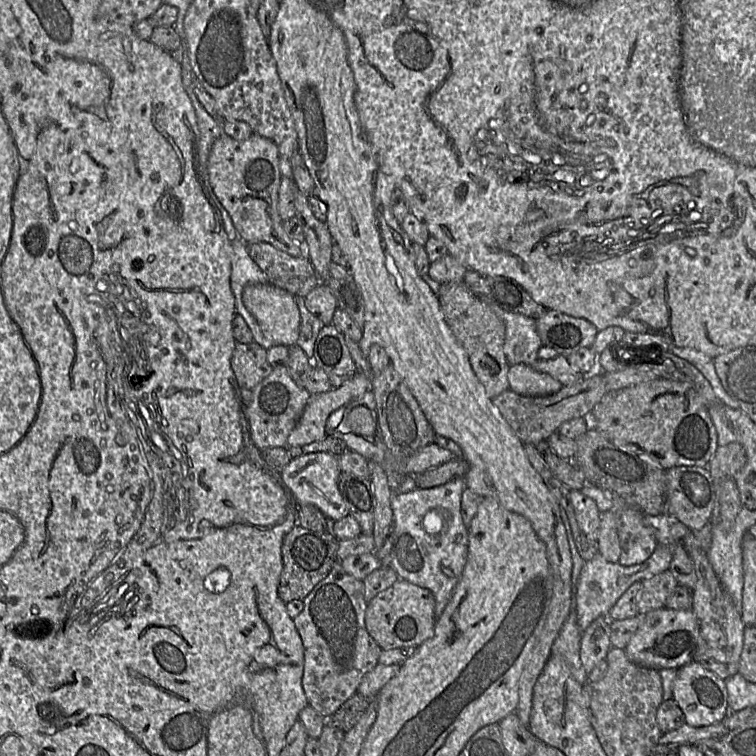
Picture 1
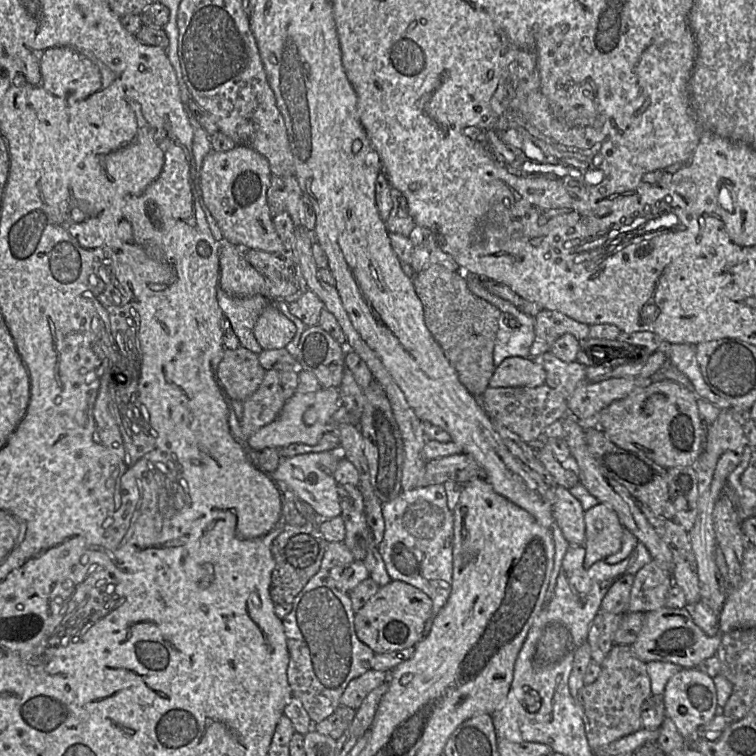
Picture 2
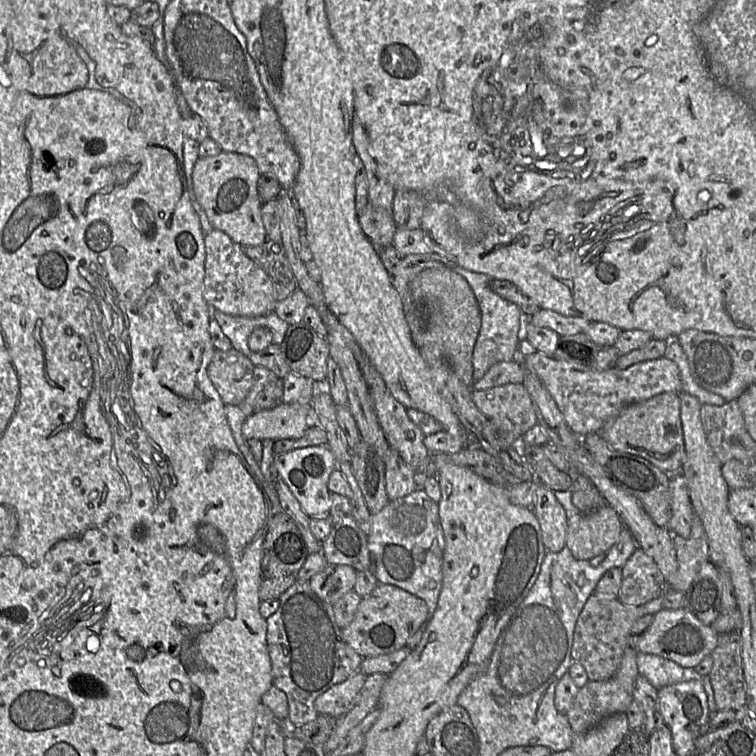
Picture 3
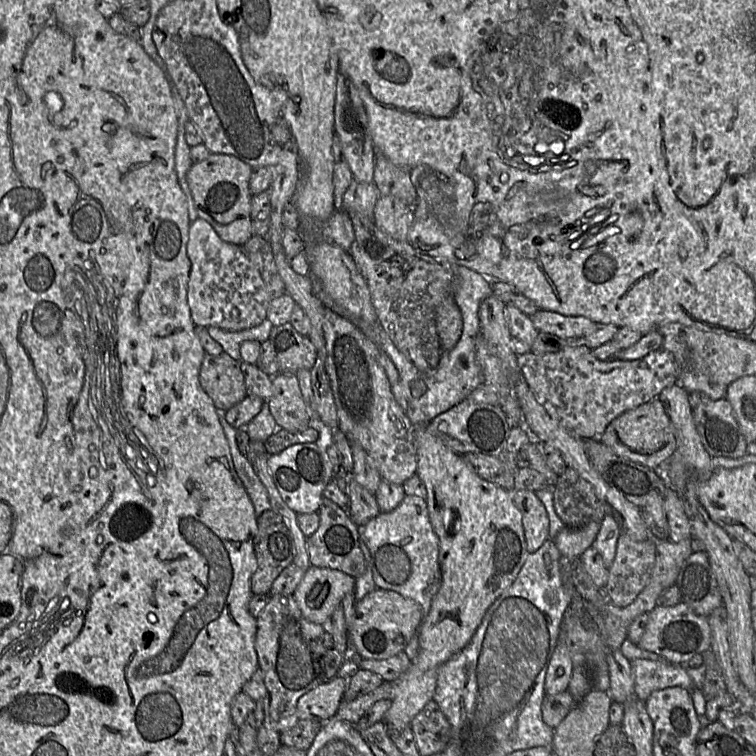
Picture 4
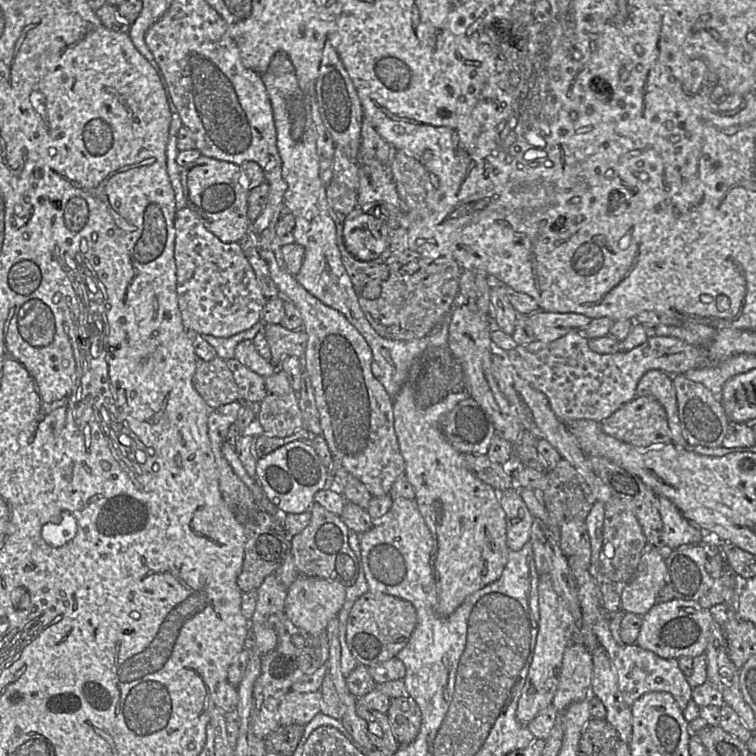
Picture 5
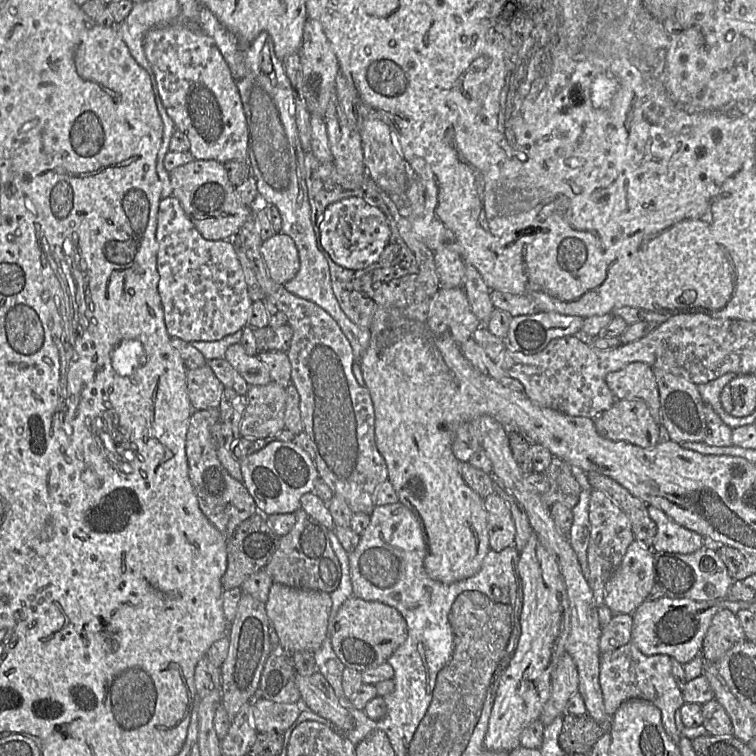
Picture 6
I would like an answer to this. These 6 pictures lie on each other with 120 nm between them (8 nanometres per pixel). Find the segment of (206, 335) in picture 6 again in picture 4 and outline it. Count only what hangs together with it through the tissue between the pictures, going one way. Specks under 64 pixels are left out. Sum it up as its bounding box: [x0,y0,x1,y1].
[187,218,270,331]

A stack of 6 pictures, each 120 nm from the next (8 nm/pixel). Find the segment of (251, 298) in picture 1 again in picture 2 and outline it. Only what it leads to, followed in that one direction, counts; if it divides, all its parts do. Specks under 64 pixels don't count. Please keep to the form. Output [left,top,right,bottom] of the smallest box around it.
[254,305,296,350]

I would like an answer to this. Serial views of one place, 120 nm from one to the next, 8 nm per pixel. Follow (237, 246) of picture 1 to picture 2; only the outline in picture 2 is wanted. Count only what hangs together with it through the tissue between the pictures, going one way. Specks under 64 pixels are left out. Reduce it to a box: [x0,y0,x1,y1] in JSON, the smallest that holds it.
[217,290,279,354]

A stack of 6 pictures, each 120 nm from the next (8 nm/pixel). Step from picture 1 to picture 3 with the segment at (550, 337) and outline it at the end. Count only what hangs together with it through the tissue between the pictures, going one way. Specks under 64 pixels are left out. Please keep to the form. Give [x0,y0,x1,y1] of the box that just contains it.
[528,309,590,336]

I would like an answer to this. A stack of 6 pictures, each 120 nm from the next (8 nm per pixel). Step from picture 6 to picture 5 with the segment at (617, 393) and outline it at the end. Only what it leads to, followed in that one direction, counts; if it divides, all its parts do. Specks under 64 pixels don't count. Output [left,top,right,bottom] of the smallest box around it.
[636,370,690,448]

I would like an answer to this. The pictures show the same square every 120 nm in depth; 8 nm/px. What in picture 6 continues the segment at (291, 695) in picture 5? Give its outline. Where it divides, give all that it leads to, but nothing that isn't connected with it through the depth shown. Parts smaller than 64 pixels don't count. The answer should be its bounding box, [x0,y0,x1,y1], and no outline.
[250,699,306,733]

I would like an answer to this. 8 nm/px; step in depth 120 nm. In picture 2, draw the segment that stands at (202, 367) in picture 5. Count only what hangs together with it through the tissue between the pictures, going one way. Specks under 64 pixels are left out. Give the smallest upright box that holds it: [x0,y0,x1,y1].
[216,346,265,402]

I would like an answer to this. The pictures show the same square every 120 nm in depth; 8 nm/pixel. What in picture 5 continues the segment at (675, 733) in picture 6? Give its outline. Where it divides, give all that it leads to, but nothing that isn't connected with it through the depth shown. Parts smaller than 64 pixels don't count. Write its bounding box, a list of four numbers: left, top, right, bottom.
[593,612,693,710]

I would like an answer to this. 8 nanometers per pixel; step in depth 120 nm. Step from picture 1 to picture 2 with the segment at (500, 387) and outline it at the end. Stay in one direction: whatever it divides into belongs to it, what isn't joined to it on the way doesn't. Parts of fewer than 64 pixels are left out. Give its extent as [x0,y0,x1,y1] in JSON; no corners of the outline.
[412,264,500,407]

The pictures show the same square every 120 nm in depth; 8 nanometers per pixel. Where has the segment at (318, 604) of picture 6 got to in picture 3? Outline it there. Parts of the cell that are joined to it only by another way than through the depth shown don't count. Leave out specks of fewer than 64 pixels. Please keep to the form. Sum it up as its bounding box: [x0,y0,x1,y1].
[309,565,357,605]

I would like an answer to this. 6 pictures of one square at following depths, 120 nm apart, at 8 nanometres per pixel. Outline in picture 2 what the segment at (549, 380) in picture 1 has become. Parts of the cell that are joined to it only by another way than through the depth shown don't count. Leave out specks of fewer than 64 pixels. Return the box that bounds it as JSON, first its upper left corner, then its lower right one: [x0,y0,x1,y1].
[489,357,546,387]

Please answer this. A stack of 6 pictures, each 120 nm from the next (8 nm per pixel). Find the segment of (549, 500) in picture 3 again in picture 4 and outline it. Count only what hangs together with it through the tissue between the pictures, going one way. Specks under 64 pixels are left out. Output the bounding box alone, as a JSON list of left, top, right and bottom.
[510,491,549,553]

